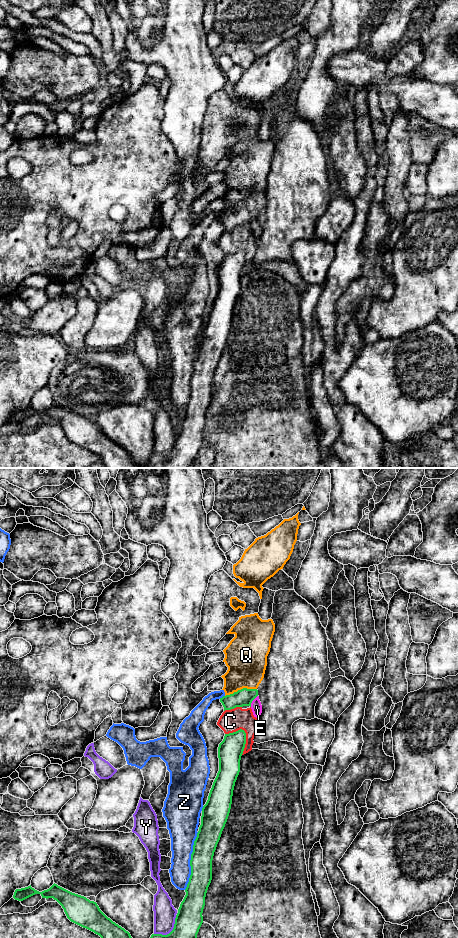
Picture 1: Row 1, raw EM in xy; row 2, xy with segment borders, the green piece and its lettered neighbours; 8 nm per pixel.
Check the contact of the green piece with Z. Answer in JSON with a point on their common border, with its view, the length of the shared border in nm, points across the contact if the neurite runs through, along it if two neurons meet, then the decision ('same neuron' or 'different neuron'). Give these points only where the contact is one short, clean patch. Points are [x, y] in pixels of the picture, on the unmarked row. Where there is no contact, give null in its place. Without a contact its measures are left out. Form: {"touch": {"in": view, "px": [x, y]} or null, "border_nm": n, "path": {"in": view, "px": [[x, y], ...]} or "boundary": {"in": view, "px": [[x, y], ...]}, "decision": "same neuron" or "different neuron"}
{"touch": {"in": "xy", "px": [190, 381]}, "border_nm": 480, "decision": "different neuron"}

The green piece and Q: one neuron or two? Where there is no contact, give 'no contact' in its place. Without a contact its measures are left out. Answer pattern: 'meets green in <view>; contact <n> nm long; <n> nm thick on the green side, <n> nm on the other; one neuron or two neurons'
meets green in xy; contact 260 nm long; 140 nm thick on the green side, 320 nm on the other; one neuron

